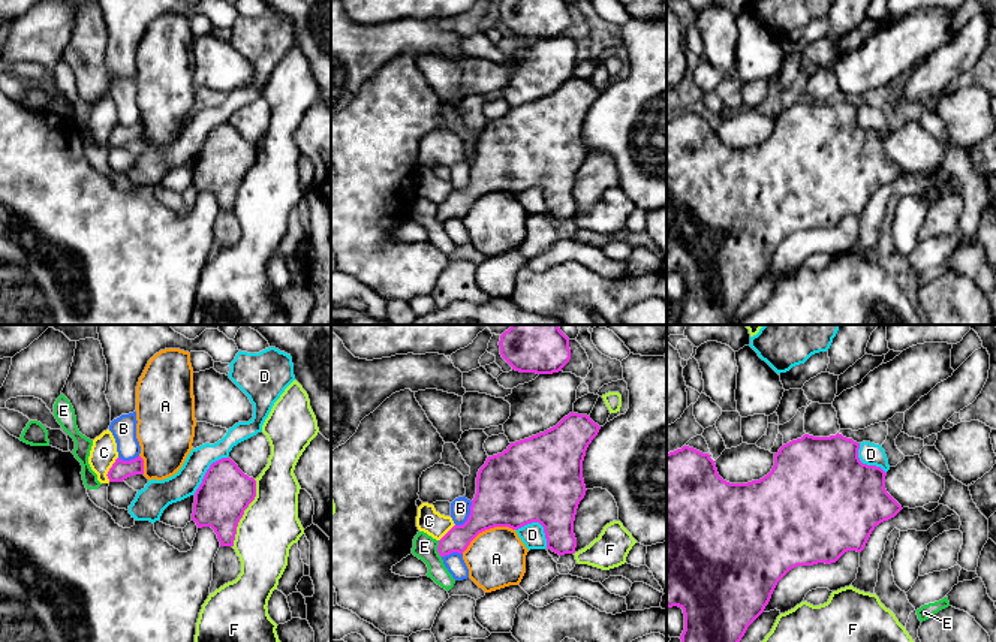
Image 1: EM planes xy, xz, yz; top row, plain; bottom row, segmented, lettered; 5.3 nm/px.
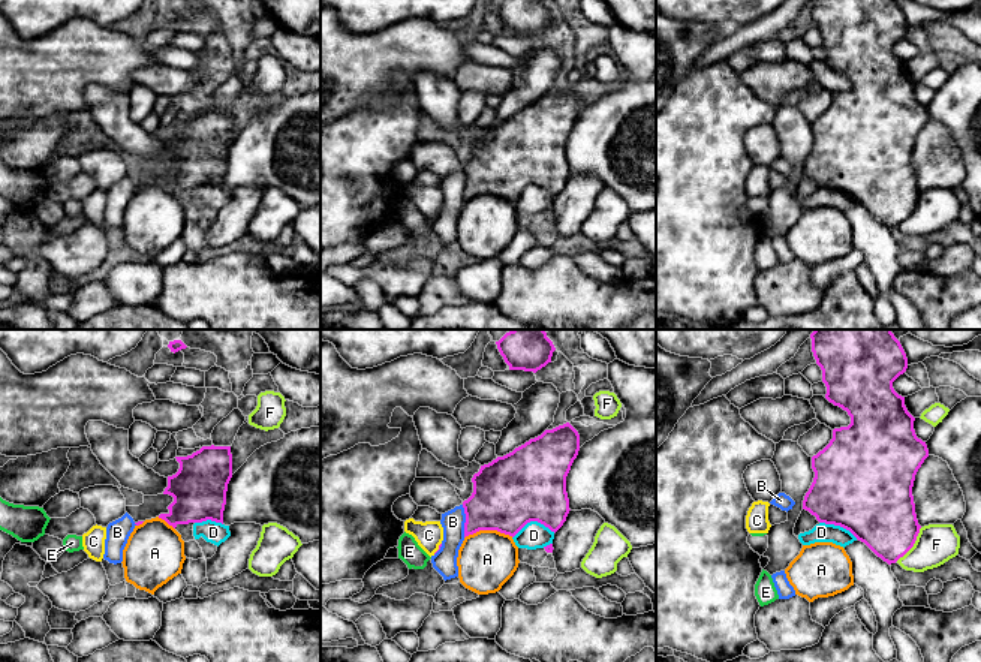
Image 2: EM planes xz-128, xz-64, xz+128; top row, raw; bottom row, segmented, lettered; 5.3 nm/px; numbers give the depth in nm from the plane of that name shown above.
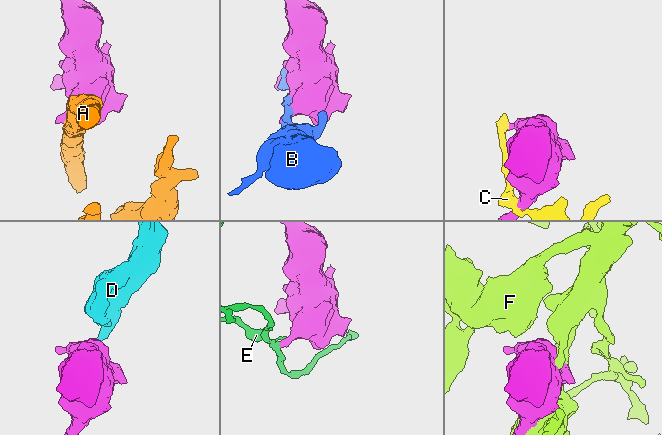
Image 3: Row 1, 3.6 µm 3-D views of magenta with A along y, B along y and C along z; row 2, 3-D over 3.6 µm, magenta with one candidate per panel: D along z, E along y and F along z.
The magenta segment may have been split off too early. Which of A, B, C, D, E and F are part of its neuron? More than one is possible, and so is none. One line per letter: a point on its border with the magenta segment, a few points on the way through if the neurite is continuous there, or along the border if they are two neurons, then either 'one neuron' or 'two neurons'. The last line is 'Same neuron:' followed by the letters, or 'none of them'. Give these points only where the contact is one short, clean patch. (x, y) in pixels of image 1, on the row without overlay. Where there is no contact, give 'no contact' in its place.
A: contact xz (487, 193); border xz (514, 193), (486, 193), (462, 217); two neurons
B: contact xz (469, 181); two neurons
C: contact xy (110, 133); two neurons
D: contact xz (539, 187); two neurons
E: contact xz (438, 214); border xz (438, 205), (438, 219), (441, 222); two neurons
F: contact xy (243, 178); two neurons
Same neuron: none of them

